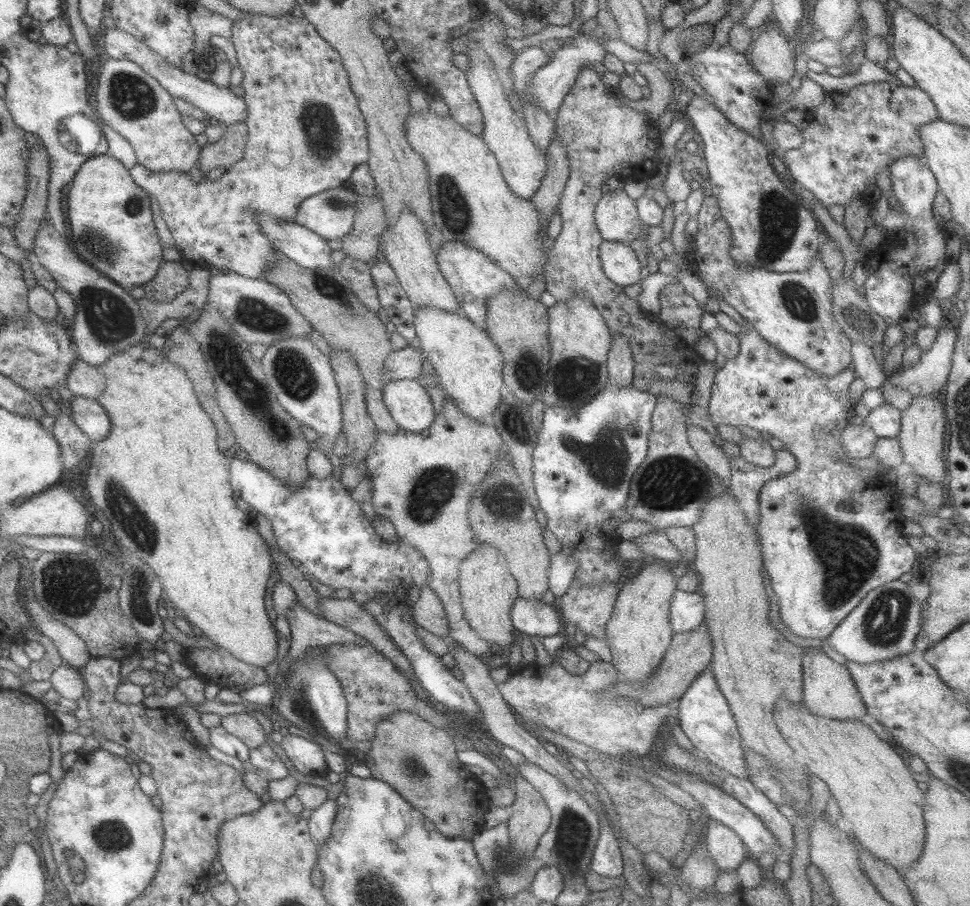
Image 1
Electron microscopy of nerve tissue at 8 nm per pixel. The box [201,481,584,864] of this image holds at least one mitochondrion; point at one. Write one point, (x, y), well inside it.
(305, 710)

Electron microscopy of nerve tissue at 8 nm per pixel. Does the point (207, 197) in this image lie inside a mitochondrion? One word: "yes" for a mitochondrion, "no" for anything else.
no

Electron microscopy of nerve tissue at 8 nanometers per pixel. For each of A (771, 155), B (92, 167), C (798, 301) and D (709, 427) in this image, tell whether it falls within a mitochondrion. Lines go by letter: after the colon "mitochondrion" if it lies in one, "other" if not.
A: other
B: other
C: mitochondrion
D: other

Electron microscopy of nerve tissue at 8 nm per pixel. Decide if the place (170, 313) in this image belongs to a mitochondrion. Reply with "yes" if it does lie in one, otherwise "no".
no

